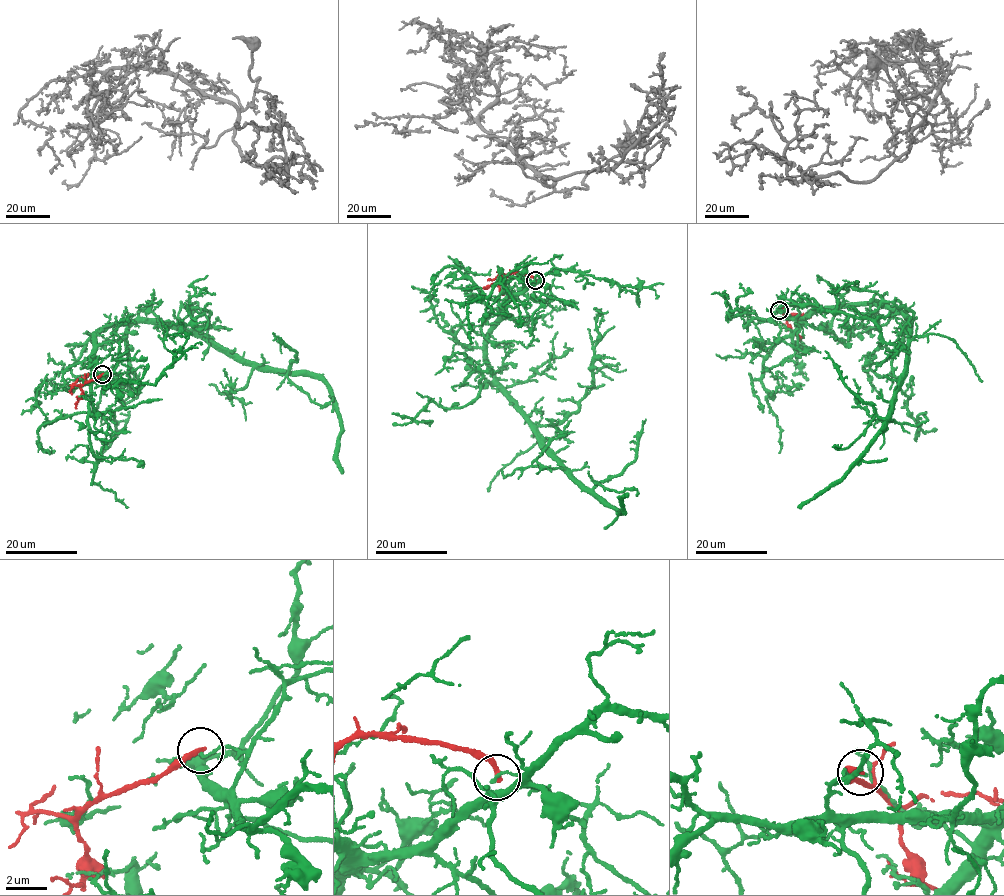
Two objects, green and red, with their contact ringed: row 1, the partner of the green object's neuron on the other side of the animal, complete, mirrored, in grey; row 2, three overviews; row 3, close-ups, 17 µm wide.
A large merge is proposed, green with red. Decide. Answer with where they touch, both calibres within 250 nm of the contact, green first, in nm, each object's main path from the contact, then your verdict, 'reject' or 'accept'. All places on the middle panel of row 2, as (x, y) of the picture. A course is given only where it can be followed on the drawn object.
at (535, 280); 140 nm thick on the green side, 240 nm on the other; green runs (534, 280), (540, 281), (508, 296), (489, 332), (488, 370), (574, 478), (620, 514), (628, 494); red runs (534, 280), (528, 275), (511, 273), (483, 287); reject

